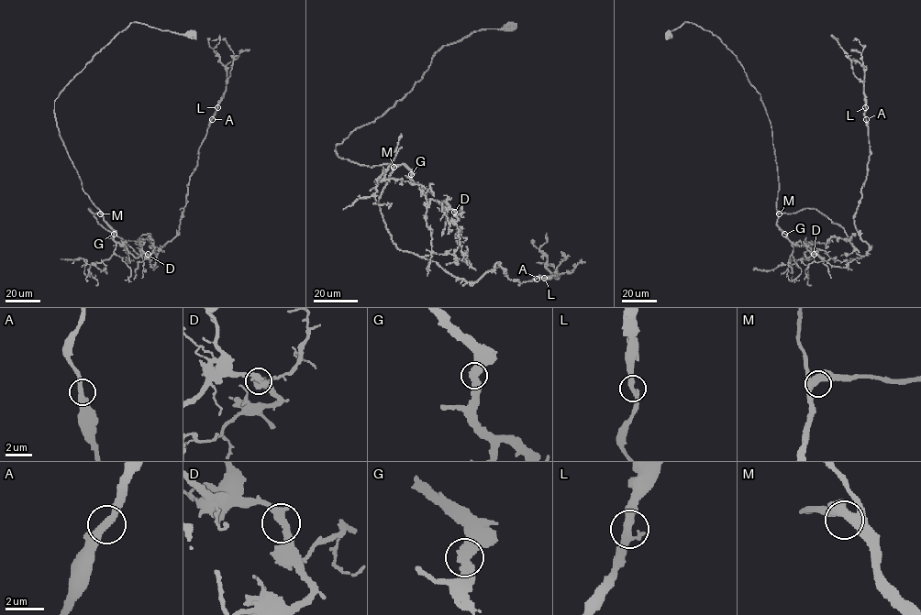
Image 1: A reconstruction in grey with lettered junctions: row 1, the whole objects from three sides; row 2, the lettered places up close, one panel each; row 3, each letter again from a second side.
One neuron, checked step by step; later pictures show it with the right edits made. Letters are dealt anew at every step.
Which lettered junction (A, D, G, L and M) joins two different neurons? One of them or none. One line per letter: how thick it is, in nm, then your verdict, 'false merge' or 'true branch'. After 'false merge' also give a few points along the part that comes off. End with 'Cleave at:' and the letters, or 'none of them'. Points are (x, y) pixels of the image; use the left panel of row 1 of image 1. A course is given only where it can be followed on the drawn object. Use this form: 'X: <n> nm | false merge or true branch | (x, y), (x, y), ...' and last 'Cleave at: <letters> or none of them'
A: 380 nm | true branch
D: 380 nm | true branch
G: 400 nm | true branch
L: 380 nm | true branch
M: 420 nm | true branch
Cleave at: none of them

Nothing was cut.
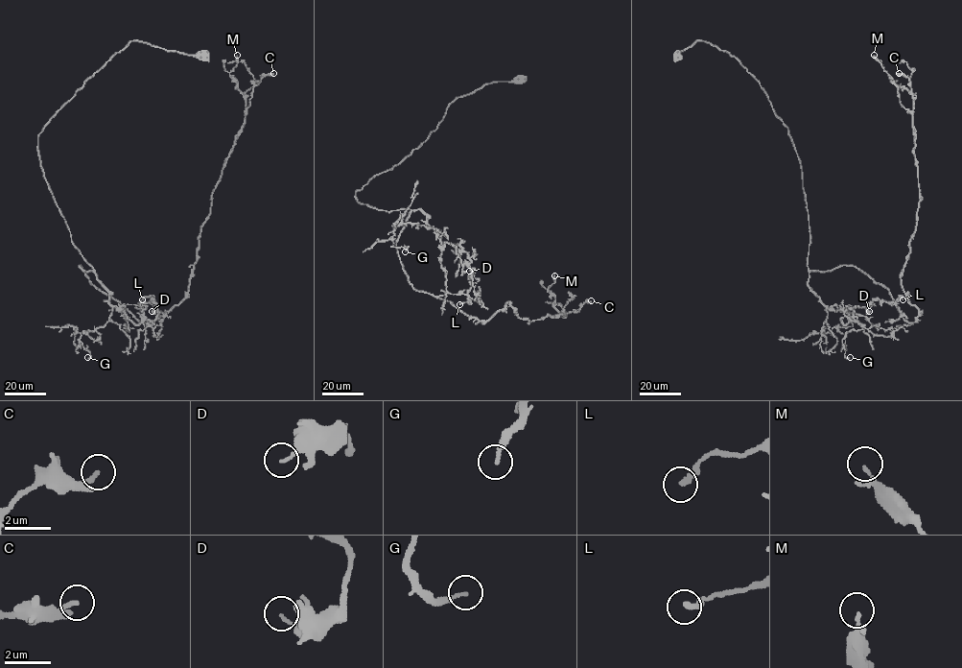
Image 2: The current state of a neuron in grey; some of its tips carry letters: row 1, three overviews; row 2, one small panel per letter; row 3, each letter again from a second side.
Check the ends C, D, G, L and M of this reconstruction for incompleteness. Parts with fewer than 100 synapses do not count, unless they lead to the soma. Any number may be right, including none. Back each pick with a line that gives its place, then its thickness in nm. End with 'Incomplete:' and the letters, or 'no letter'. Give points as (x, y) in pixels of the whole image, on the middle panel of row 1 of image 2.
Incomplete: no letter

